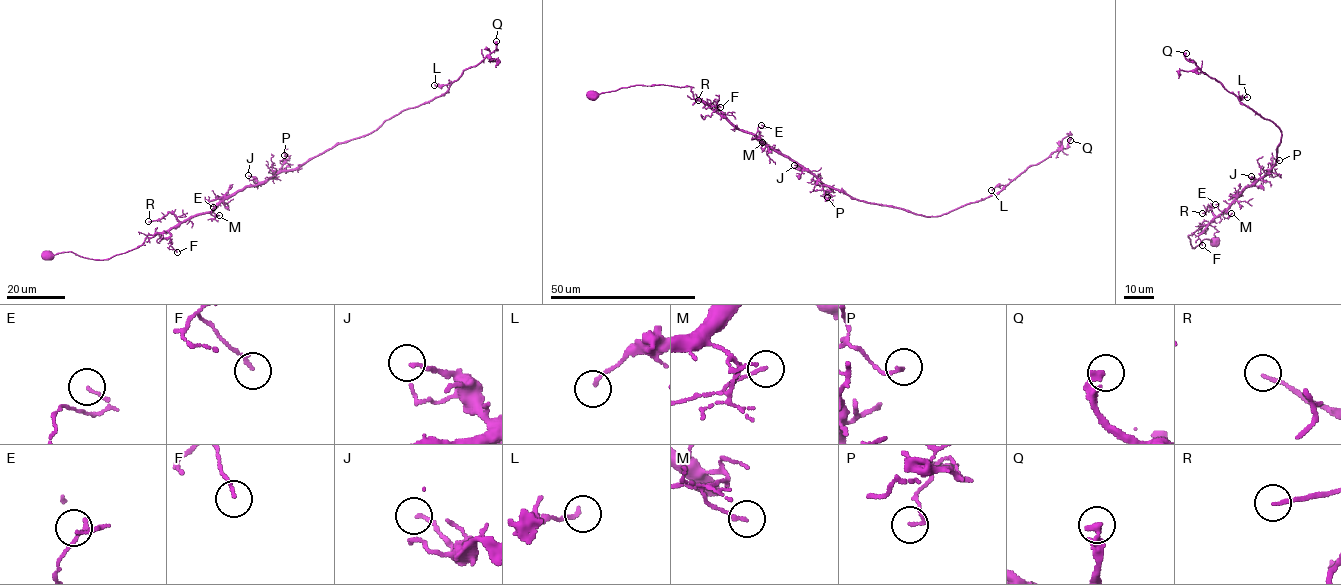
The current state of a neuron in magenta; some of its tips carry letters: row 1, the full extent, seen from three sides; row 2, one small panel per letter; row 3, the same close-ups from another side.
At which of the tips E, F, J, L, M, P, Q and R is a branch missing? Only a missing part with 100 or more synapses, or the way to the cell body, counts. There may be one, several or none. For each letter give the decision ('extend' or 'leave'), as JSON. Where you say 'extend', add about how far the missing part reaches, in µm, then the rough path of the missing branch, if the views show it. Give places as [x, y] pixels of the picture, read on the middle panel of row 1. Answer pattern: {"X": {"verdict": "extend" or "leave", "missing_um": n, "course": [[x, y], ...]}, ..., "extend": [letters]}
{"E": {"verdict": "leave"}, "F": {"verdict": "leave"}, "J": {"verdict": "leave"}, "L": {"verdict": "leave"}, "M": {"verdict": "leave"}, "P": {"verdict": "leave"}, "Q": {"verdict": "leave"}, "R": {"verdict": "leave"}, "extend": []}

